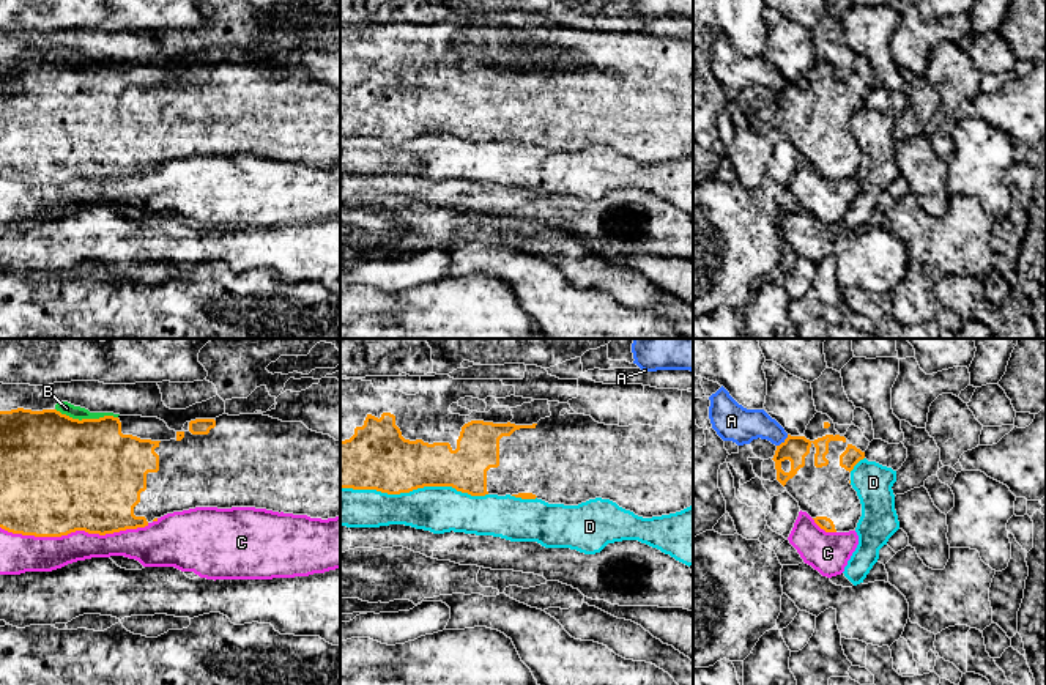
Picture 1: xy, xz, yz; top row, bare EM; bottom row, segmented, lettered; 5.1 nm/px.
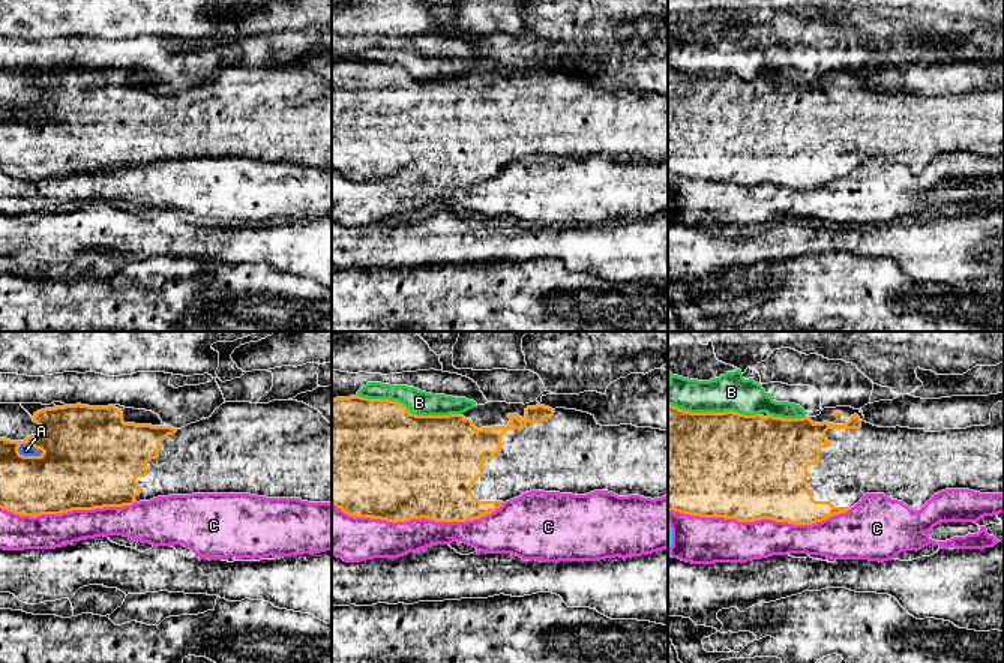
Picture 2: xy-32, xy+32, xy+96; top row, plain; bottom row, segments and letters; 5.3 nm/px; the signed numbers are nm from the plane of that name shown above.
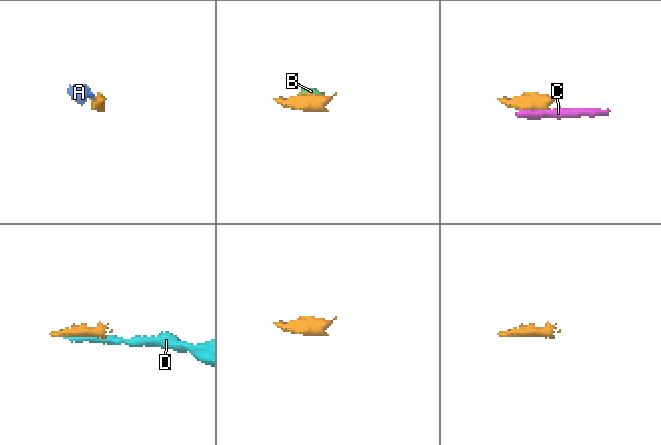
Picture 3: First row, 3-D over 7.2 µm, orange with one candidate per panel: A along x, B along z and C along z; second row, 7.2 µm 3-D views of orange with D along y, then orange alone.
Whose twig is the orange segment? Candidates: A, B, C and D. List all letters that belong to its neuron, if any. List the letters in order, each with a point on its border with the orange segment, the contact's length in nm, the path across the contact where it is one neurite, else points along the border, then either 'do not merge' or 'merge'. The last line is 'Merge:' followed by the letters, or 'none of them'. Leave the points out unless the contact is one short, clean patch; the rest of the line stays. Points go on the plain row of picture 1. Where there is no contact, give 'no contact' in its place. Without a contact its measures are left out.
A: meets orange in yz at (782, 90); contact 90 nm long; do not merge
B: meets orange in xy at (87, 66); contact 320 nm long; do not merge
C: meets orange in xy at (74, 178); contact 750 nm long; do not merge
D: meets orange in xz at (415, 136); contact 750 nm long; do not merge
Merge: none of them

